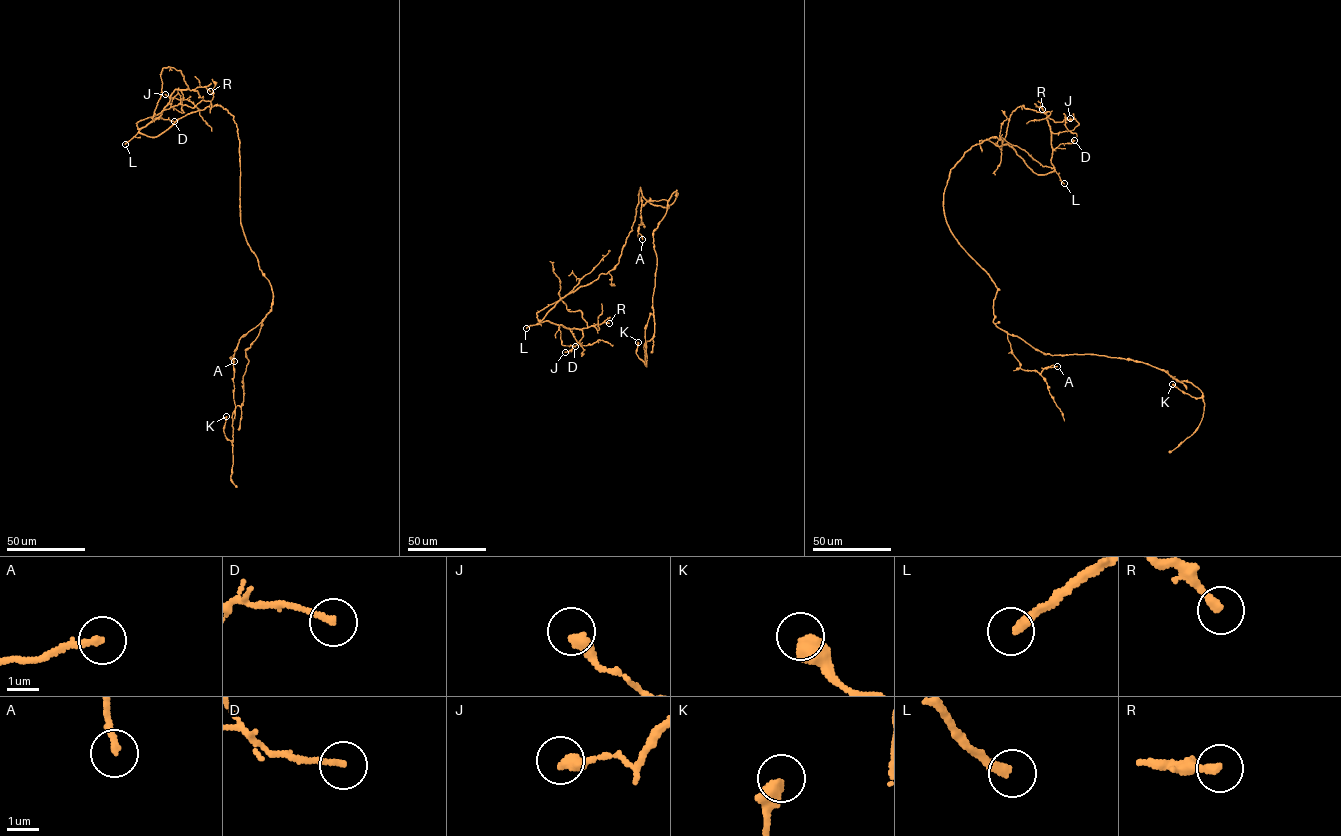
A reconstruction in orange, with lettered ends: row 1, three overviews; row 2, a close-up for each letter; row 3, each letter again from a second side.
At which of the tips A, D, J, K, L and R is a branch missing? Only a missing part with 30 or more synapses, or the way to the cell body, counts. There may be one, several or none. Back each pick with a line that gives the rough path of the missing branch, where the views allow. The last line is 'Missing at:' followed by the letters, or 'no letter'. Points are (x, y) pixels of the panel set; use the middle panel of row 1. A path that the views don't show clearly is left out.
L: missing branch runs (526, 328), (505, 347), (486, 371), (460, 411), (461, 428)
Missing at: L

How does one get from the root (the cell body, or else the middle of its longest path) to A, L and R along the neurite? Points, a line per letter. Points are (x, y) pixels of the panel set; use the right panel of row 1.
A: (954, 235), (997, 287), (993, 322), (1007, 334), (1011, 351), (1020, 367), (1040, 373), (1044, 368), (1057, 366)
L: (954, 235), (943, 193), (950, 170), (972, 146), (1001, 139), (1034, 172), (1055, 171), (1064, 183)
R: (954, 235), (943, 193), (950, 170), (972, 146), (996, 137), (1034, 172), (1054, 170), (1051, 132), (1042, 109)

